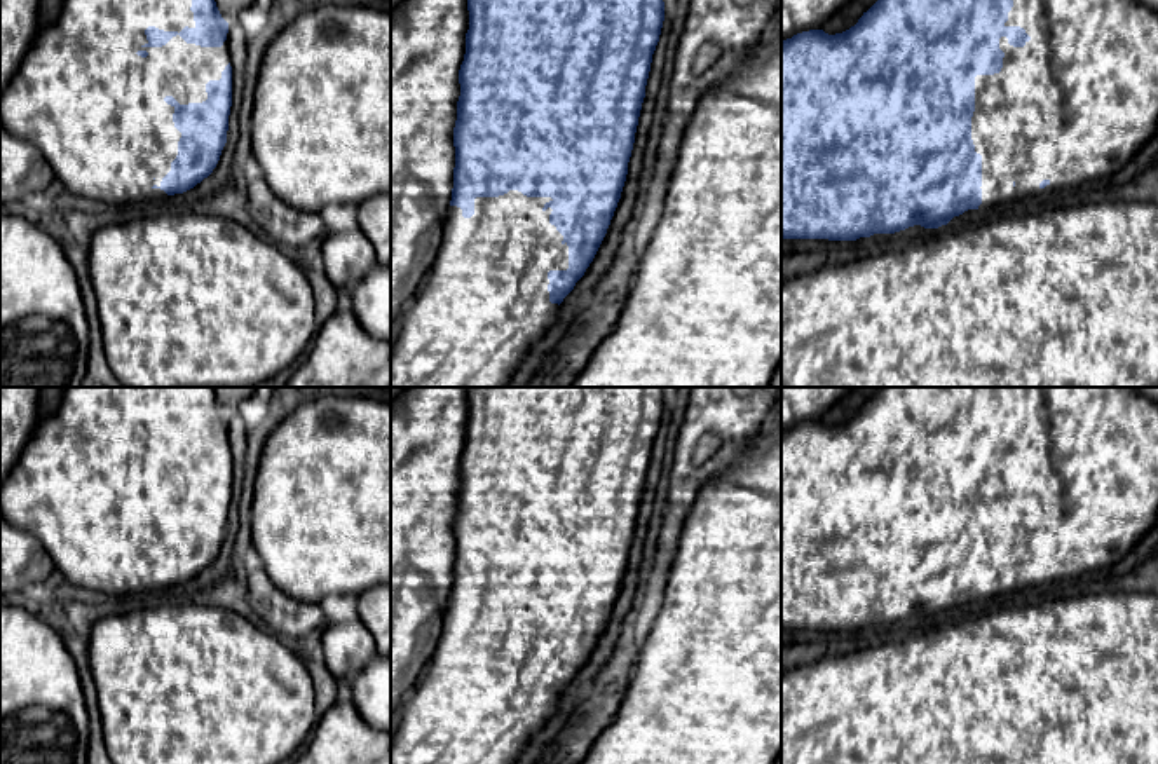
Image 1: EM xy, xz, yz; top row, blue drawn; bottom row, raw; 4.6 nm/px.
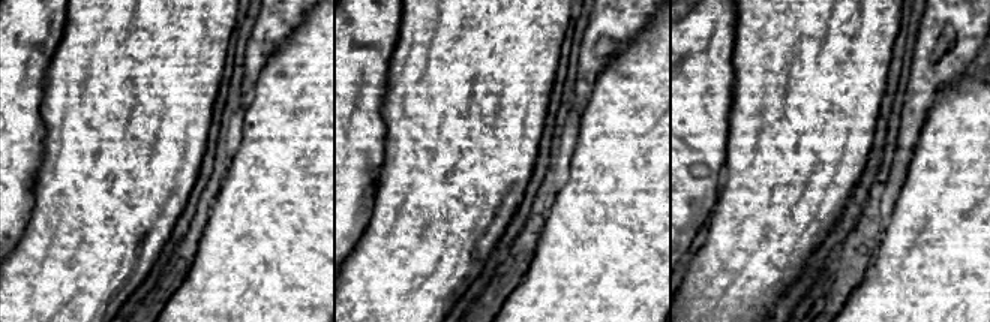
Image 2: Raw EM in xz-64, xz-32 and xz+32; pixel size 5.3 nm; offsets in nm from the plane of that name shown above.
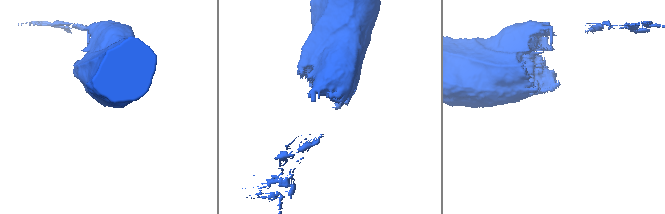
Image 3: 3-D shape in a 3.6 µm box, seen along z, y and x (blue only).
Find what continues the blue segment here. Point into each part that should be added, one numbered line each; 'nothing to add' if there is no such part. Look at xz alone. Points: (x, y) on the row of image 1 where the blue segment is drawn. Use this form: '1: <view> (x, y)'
1: xz (485, 300)

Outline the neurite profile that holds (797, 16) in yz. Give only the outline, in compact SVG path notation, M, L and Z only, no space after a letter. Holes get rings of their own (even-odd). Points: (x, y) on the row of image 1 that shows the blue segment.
M781 0L781 40L821 26L851 0Z

